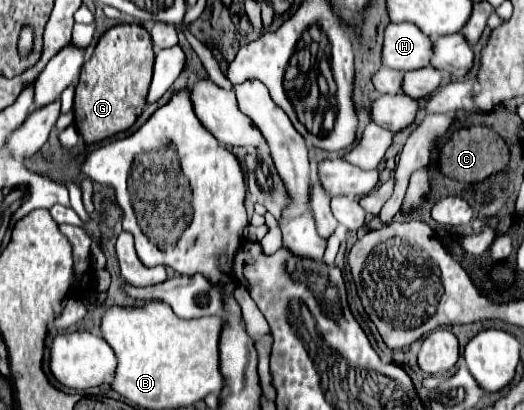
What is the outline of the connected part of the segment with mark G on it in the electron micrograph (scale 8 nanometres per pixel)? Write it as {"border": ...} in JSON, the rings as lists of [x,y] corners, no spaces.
{"border":[[[116,24],[100,36],[92,58],[82,68],[74,98],[76,126],[86,144],[110,138],[120,130],[128,130],[136,122],[138,114],[146,106],[152,64],[152,38],[144,26]]]}

